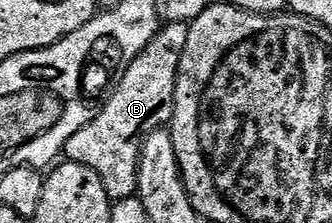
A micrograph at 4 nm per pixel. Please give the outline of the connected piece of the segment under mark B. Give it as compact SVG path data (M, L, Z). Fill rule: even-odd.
M171 21L164 24L156 37L144 47L135 61L126 69L125 76L113 88L113 93L99 113L99 117L95 117L95 121L79 129L79 133L75 133L71 141L67 141L63 152L64 158L70 163L78 163L99 173L110 200L131 199L138 194L137 174L140 171L141 150L145 139L156 131L162 130L166 125L172 124L179 61L182 59L183 49L186 48L188 32L189 26L186 23Z

